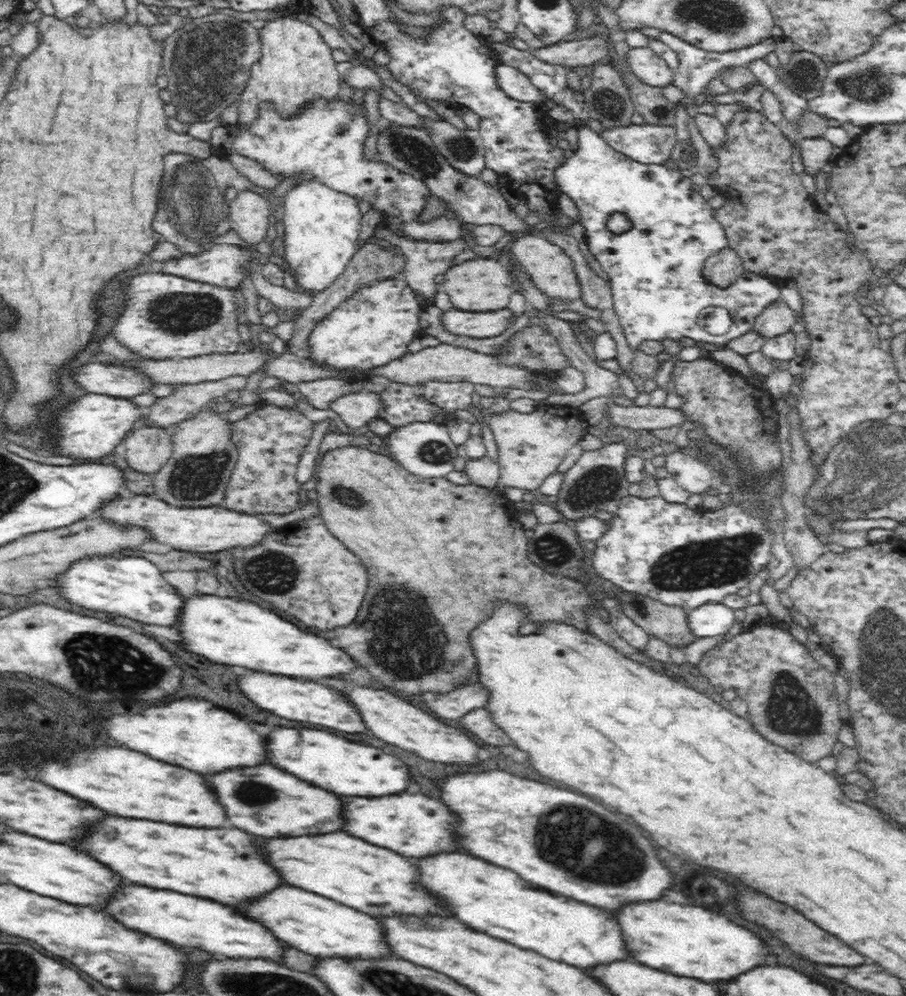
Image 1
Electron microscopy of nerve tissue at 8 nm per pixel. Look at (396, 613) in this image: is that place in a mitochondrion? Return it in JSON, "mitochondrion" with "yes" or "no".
{"mitochondrion":"yes"}

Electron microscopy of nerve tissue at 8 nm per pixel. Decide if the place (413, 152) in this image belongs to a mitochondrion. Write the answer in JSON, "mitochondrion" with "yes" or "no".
{"mitochondrion":"yes"}

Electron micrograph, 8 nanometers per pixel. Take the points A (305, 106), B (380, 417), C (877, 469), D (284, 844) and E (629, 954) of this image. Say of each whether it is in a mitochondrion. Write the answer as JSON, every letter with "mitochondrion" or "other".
{"A":"other","B":"other","C":"mitochondrion","D":"other","E":"other"}

